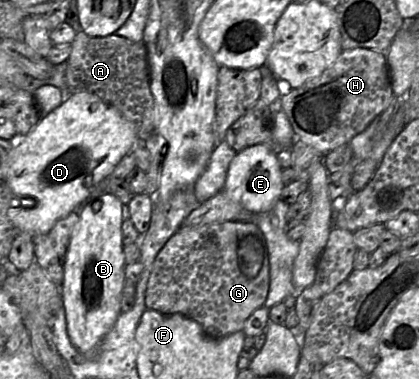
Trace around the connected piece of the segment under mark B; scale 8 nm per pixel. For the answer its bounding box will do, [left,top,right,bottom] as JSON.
[60,194,126,353]

